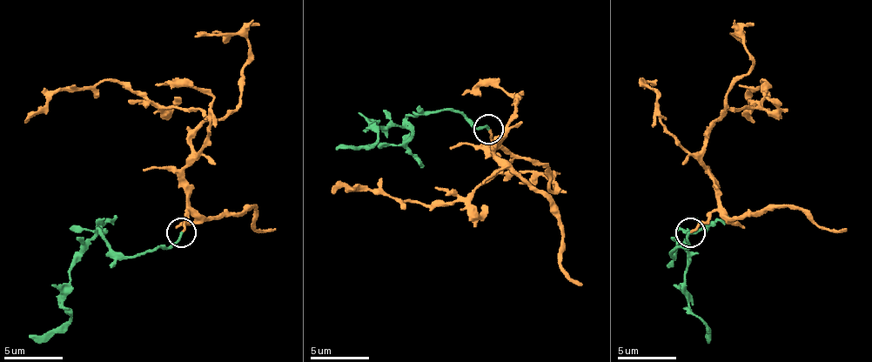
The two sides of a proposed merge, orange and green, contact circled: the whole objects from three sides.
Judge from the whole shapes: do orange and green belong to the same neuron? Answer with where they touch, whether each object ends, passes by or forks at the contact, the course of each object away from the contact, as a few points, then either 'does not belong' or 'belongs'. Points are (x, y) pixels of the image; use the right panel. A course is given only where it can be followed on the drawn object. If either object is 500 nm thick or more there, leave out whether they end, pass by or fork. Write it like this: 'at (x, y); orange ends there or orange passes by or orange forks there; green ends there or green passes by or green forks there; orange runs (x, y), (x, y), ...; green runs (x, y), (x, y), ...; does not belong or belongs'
at (690, 232); orange ends there; green ends there; orange runs (689, 231), (715, 205), (700, 149), (707, 131), (727, 110), (754, 108), (763, 81), (751, 90), (754, 123); green runs (689, 231), (689, 246), (674, 250), (671, 255), (680, 229), (686, 235), (689, 305), (707, 326), (710, 338); belongs

